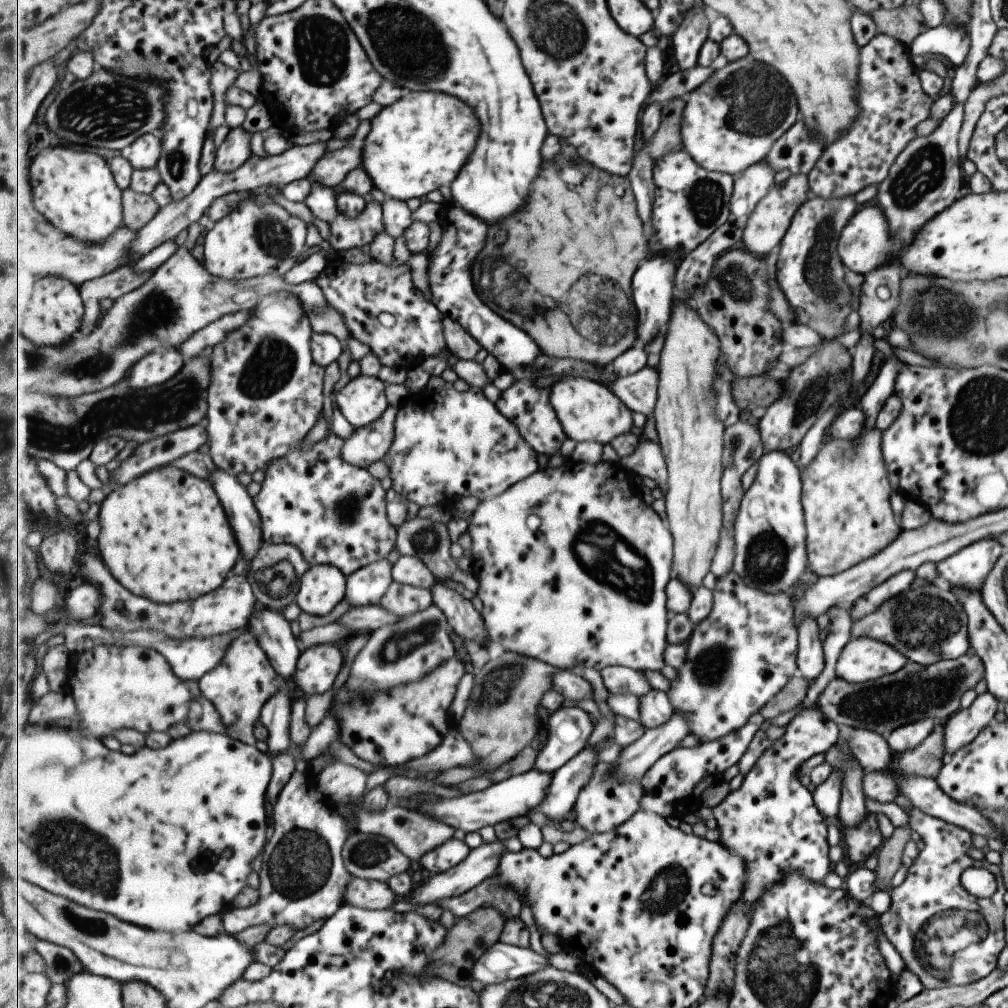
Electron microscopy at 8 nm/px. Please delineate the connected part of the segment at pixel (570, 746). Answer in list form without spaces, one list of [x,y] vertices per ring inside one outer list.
[[[561,707],[549,716],[544,732],[546,744],[538,753],[534,768],[554,774],[577,756],[593,734],[596,721],[583,708]]]

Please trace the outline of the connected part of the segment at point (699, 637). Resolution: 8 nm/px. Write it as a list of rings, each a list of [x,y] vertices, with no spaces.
[[[733,570],[728,572],[725,576],[717,578],[714,591],[714,607],[711,614],[699,623],[694,628],[692,637],[686,644],[687,658],[686,663],[683,663],[680,669],[677,670],[676,679],[670,682],[670,689],[667,694],[673,702],[676,714],[682,715],[689,725],[689,735],[695,735],[703,743],[710,743],[723,737],[726,737],[732,732],[737,732],[743,728],[753,715],[759,714],[760,710],[782,690],[783,687],[793,678],[797,673],[797,652],[798,652],[798,631],[794,624],[794,602],[790,594],[784,592],[765,592],[762,588],[756,585],[748,585],[743,580],[738,572]]]

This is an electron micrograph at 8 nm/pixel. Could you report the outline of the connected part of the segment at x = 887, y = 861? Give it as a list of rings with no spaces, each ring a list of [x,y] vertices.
[[[908,824],[901,827],[895,827],[891,836],[880,844],[880,848],[875,852],[877,865],[874,868],[876,884],[879,890],[884,890],[890,883],[891,877],[895,874],[900,865],[902,850],[909,838]]]

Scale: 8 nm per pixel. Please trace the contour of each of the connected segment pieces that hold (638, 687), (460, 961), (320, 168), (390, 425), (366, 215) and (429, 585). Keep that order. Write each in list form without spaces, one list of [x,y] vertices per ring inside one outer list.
[[[623,665],[608,666],[601,674],[609,693],[614,695],[631,693],[641,698],[653,690],[643,672]]]
[[[479,907],[471,914],[459,919],[449,928],[445,943],[438,948],[434,956],[434,964],[431,966],[435,976],[454,982],[462,987],[470,987],[474,978],[474,967],[478,960],[486,952],[497,944],[502,938],[503,928],[506,926],[506,918],[495,907]]]
[[[350,144],[331,151],[319,159],[309,179],[322,187],[336,187],[347,174],[364,163],[365,150],[358,144]]]
[[[389,405],[385,414],[375,422],[354,429],[342,448],[343,460],[355,466],[368,467],[384,456],[392,447],[396,433],[396,416],[400,409],[397,405]]]
[[[378,200],[368,202],[363,214],[356,220],[340,212],[337,220],[329,224],[329,230],[327,240],[337,251],[351,248],[361,250],[365,245],[373,243],[382,232],[386,232],[382,204]]]
[[[399,556],[393,565],[392,575],[395,581],[431,590],[439,580],[433,571],[419,557]]]

